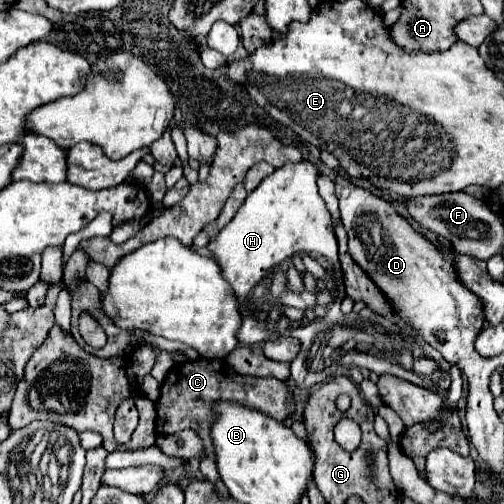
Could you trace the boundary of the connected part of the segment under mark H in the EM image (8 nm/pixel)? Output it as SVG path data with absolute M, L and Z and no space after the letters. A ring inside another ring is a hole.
M308 160L288 162L280 168L276 168L270 176L266 176L260 182L260 186L254 192L248 194L248 198L244 200L244 204L240 206L236 216L230 220L230 224L226 224L222 228L222 232L218 234L218 238L210 242L210 250L216 254L216 260L222 266L226 280L234 288L234 294L238 294L240 298L246 296L246 292L250 292L264 278L264 274L268 272L268 264L270 266L280 264L282 260L290 258L297 252L308 252L310 256L322 254L322 256L330 258L332 268L340 268L336 234L334 234L334 226L332 226L330 212L326 208L326 202L322 200L322 196L318 192L318 184L316 184L318 176L320 176L318 166Z

